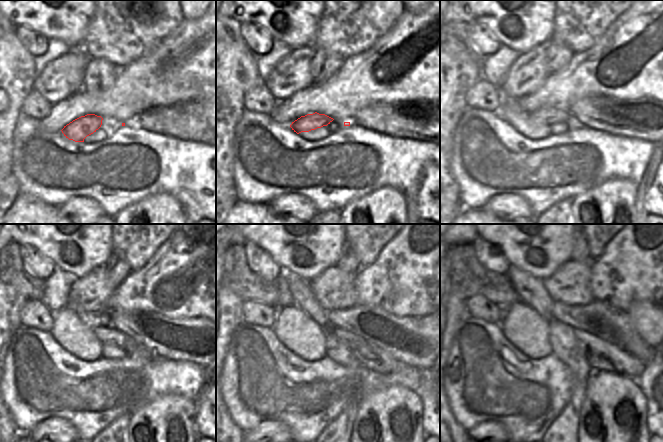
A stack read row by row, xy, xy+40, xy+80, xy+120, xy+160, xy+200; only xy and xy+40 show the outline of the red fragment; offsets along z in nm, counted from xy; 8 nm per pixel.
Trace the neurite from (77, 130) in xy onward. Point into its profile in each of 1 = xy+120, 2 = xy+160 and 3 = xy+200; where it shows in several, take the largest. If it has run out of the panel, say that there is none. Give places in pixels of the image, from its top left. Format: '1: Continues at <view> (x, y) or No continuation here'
1: Continues at xy+120 (106, 334)
2: Continues at xy+160 (371, 357)
3: Continues at xy+200 (600, 355)

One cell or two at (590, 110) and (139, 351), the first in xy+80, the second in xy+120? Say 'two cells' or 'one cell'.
two cells

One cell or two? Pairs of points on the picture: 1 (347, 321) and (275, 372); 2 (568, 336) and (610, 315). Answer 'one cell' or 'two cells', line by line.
1: two cells
2: two cells

